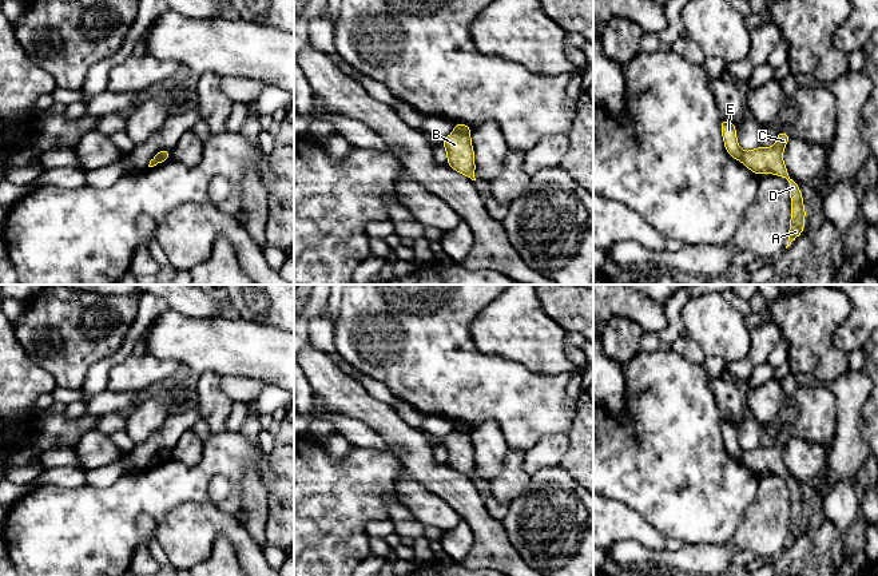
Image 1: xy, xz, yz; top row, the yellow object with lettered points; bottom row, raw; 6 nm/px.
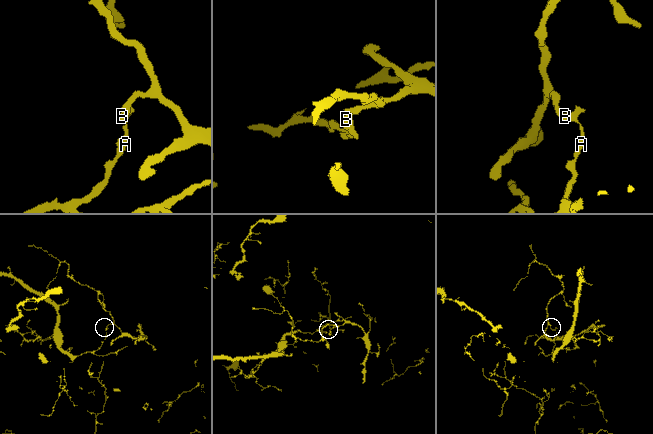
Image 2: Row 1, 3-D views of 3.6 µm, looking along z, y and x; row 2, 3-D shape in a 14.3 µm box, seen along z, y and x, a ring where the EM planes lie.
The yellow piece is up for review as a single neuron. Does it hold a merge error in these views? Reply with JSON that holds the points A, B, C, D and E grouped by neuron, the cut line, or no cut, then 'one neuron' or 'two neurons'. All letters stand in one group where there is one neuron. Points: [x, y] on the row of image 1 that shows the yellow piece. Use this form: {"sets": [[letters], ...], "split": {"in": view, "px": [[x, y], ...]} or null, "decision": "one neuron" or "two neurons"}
{"sets": [["A", "B", "C", "D"], ["E"]], "split": {"in": "xz", "px": [[455, 130], [469, 135]]}, "decision": "two neurons"}

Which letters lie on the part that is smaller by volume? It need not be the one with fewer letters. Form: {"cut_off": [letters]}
{"cut_off": ["E"]}

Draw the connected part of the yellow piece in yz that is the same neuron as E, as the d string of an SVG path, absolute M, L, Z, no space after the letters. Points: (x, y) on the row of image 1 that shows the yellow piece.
M722 119L720 131L727 154L735 160L740 160L743 151L738 144L736 126L731 120Z

